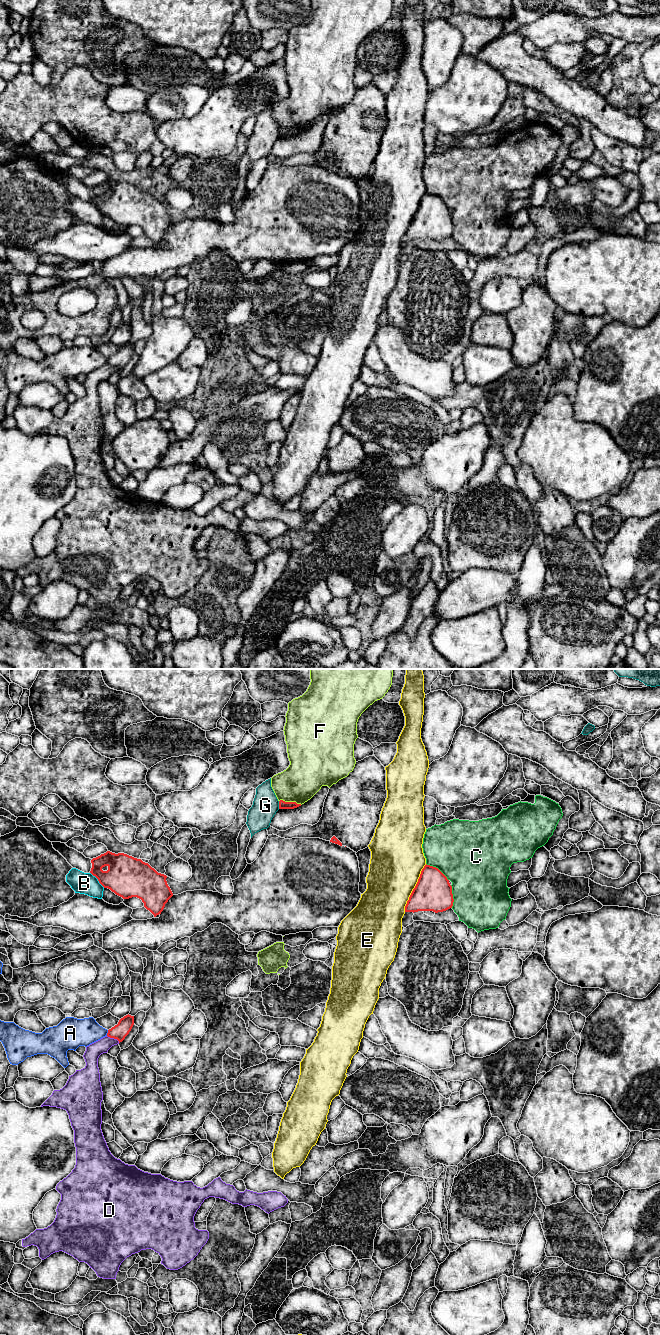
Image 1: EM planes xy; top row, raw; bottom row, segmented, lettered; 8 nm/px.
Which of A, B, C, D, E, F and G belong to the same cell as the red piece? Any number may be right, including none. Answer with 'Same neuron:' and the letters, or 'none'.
Same neuron: none

